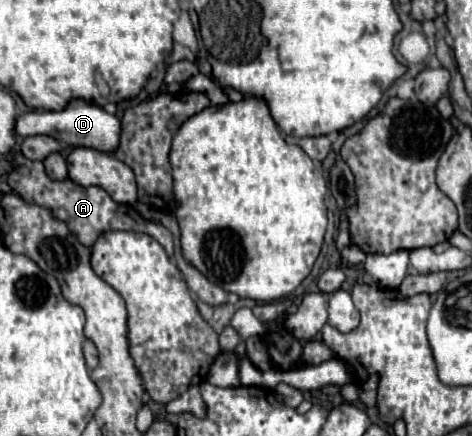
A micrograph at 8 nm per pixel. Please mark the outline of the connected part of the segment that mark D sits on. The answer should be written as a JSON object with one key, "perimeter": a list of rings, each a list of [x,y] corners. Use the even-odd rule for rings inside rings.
{"perimeter":[[[72,100],[60,112],[26,112],[16,122],[16,132],[20,136],[36,136],[46,134],[58,138],[70,146],[86,146],[102,152],[114,152],[118,148],[118,134],[120,134],[120,120],[108,112],[104,112],[96,104],[88,104],[84,100]]]}

